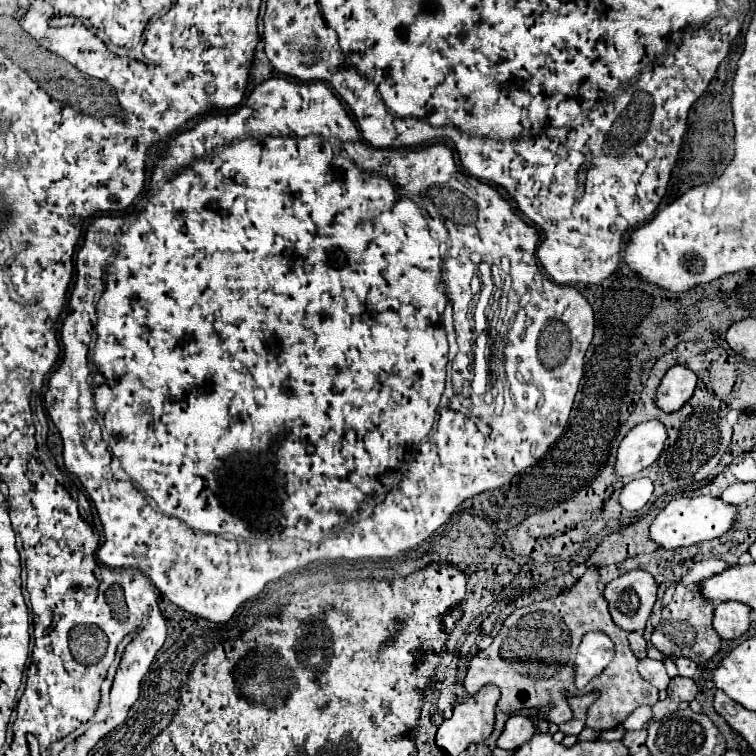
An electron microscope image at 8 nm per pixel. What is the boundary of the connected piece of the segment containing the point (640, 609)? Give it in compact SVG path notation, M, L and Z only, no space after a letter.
M630 570L614 578L606 590L612 620L626 632L644 630L656 602L656 580L646 570Z

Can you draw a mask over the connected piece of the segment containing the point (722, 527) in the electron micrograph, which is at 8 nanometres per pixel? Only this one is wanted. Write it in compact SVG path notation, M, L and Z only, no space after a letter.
M712 496L676 498L670 504L666 504L662 512L654 518L650 526L650 538L666 550L700 544L704 540L718 538L726 530L730 530L734 524L734 516L736 516L736 508L730 504L724 504L720 498L712 498Z

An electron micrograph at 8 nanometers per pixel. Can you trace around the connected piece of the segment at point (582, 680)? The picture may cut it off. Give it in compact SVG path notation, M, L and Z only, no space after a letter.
M588 632L582 638L574 666L576 666L576 686L584 688L596 674L600 674L612 660L614 646L612 640L602 632Z

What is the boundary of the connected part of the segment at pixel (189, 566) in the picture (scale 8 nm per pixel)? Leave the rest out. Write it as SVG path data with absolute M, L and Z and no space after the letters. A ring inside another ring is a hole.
M270 78L270 80L266 80L266 82L262 82L262 84L258 84L258 86L256 86L256 88L254 88L254 90L252 90L252 94L250 94L250 96L248 96L248 100L246 100L246 102L252 102L252 104L246 104L246 106L242 106L242 108L238 108L238 110L236 110L236 112L230 112L230 113L229 113L229 114L226 114L226 115L224 115L224 114L222 114L222 113L211 113L211 114L209 114L209 116L208 116L208 115L203 115L203 116L201 116L201 120L200 120L200 118L199 118L199 120L198 120L198 123L197 123L197 125L196 125L196 126L195 126L195 127L194 127L194 128L193 128L193 129L191 129L191 130L189 130L189 131L190 131L190 133L188 133L188 134L187 134L187 135L186 135L186 132L184 132L184 134L178 134L178 138L176 138L176 140L174 140L174 141L173 141L173 142L172 142L172 140L168 140L168 142L166 142L166 148L168 148L168 150L166 150L166 152L168 152L168 158L162 158L162 160L160 160L160 162L158 162L158 164L156 164L156 170L154 170L154 171L153 171L153 176L152 176L152 178L151 178L151 183L150 183L150 188L151 188L151 189L150 189L150 190L152 190L152 194L150 194L150 196L148 196L148 200L146 200L146 202L144 202L144 208L142 208L142 210L140 210L140 214L138 214L138 216L136 216L136 218L134 218L134 222L132 222L132 224L130 224L130 226L128 226L128 230L124 230L124 238L120 238L120 234L122 234L122 226L124 226L124 220L122 220L122 218L118 218L118 216L98 216L98 218L94 218L94 222L92 222L92 224L90 224L90 226L88 226L88 230L86 230L86 236L84 236L84 244L82 244L82 248L80 248L80 252L78 252L78 256L76 256L76 272L78 272L78 276L76 276L76 284L74 284L74 290L72 290L72 296L70 296L70 302L68 302L68 306L70 306L70 308L68 308L68 316L66 316L66 318L64 318L64 324L62 324L62 332L60 332L60 334L62 334L62 342L64 342L64 358L62 358L62 364L60 364L60 368L58 368L58 370L56 370L56 372L54 372L54 374L52 374L52 378L50 378L50 382L48 382L48 390L46 390L46 394L44 394L44 406L46 406L46 412L48 412L48 416L50 416L50 418L52 418L52 422L54 422L54 424L56 424L56 428L58 428L58 432L60 432L60 436L62 436L62 442L64 442L64 464L66 464L66 468L68 468L68 470L70 470L70 472L72 472L72 474L76 474L76 476L78 476L78 478L80 478L80 482L82 482L82 484L84 484L84 488L86 488L86 492L88 492L88 494L90 494L90 498L92 498L92 502L94 502L94 506L96 506L96 510L98 510L98 516L100 516L100 520L102 520L102 526L104 526L104 536L106 536L106 540L104 540L104 544L102 544L102 546L100 546L100 548L98 548L98 552L96 552L96 554L98 554L98 560L100 560L100 562L102 562L102 564L104 564L104 566L110 566L110 568L138 568L138 570L142 570L142 572L144 572L144 576L146 576L146 578L150 578L150 582L152 582L152 584L154 584L154 586L156 586L156 588L158 588L158 590L160 590L160 594L162 594L162 596L164 596L164 598L168 598L168 600L170 600L170 602L172 602L172 604L176 604L176 606L178 606L178 608L182 608L182 610L186 610L186 612L188 612L188 614L192 614L192 616L198 616L198 618L204 618L204 620L210 620L210 622L228 622L228 620L230 620L230 618L232 618L232 614L234 614L234 612L236 612L236 608L238 608L238 606L240 606L240 604L242 604L242 602L246 602L246 600L250 600L250 598L254 598L254 596L256 596L256 594L260 594L260 592L262 592L262 588L264 588L264 586L266 586L266 584L268 584L268 582L272 582L272 580L278 580L278 578L280 578L280 576L282 576L282 574L286 574L286 572L290 572L290 570L310 570L310 572L312 572L312 570L318 570L318 566L320 566L320 564L326 564L326 562L378 562L378 560L390 560L390 558L392 558L392 556L396 556L396 554L398 554L398 552L404 552L404 550L408 550L408 548L414 548L414 546L418 546L418 544L420 544L420 542L424 542L424 540L426 540L426 538L428 538L428 536L432 536L432 534L434 534L434 532L436 532L436 530L438 530L438 528L440 528L440 526L442 526L442 524L444 524L444 522L446 522L446 520L448 520L448 518L450 518L450 516L452 516L452 512L454 512L454 510L456 510L456 508L458 508L458 506L460 506L460 504L462 504L462 502L464 502L464 500L468 500L468 498L474 498L474 496L478 496L478 494L482 494L482 492L486 492L486 490L496 490L496 488L502 488L502 486L506 486L506 484L510 484L510 480L512 480L512 478L514 478L514 476L516 476L516 474L518 474L518 472L522 472L522 470L526 470L526 466L528 466L528 468L530 468L530 466L532 466L532 462L536 462L536 458L542 458L542 456L544 456L544 452L546 452L546 450L548 450L548 448L550 448L550 446L552 446L552 444L554 444L554 442L556 442L556 440L558 440L558 436L560 436L560 434L562 434L562 432L564 432L564 428L566 428L566 424L568 424L568 418L570 418L570 412L572 412L572 406L574 406L574 398L576 398L576 392L578 392L578 386L580 386L580 380L582 380L582 368L584 368L584 354L586 354L586 348L588 348L588 346L590 346L590 340L592 340L592 332L594 332L594 312L592 312L592 308L590 308L590 304L588 304L588 302L586 302L586 298L584 298L584 296L582 296L582 294L580 294L580 292L578 292L578 290L576 290L576 288L572 288L572 286L570 286L570 288L568 288L568 286L558 286L558 284L556 284L556 282L550 282L550 280L544 280L544 282L542 282L542 278L540 278L540 280L538 280L538 282L534 282L534 278L536 278L536 274L538 274L538 264L536 264L536 254L534 254L534 252L536 252L536 242L538 242L538 236L536 236L536 234L538 234L538 232L536 232L536 230L534 230L534 228L530 228L530 226L528 226L528 224L526 224L526 222L524 222L524 220L522 220L522 218L520 218L520 216L516 216L516 214L514 214L514 212L512 212L512 208L510 208L510 204L508 204L508 202L506 202L506 200L504 200L504 198L502 198L502 196L500 196L500 194L498 194L498 192L496 192L496 190L494 190L494 188L492 188L492 186L488 186L488 184L484 184L484 182L480 182L480 180L476 180L476 182L474 182L474 178L472 178L472 176L466 176L466 174L462 174L462 172L458 172L458 168L456 168L456 164L454 164L454 158L452 158L452 156L454 156L454 154L452 154L452 150L450 150L450 148L448 148L448 146L446 146L446 144L434 144L434 146L426 146L426 148L420 148L420 150L418 150L418 152L412 152L412 150L376 150L376 148L370 148L370 146L368 146L368 144L364 144L364 142L362 142L362 140L360 140L360 134L358 134L358 128L356 128L356 126L354 126L354 122L352 122L352 118L350 118L350 116L348 116L348 112L346 112L346 110L344 110L344 106L342 106L342 102L340 102L340 100L338 100L338 98L336 98L336 96L334 96L334 92L330 92L330 88L328 88L328 86L326 86L326 84L322 84L322 82L316 82L316 84L302 84L302 86L300 86L300 84L298 84L298 82L290 82L290 80L286 80L286 78ZM292 90L296 90L296 112L292 112L292 102L288 102L288 100L292 100ZM294 132L296 132L296 136L298 136L298 138L268 138L268 136L288 136L288 134L294 134ZM448 256L450 256L450 258L458 258L458 256L460 256L460 262L456 262L456 266L460 266L460 270L476 270L476 268L478 268L478 265L479 265L479 263L480 263L480 262L481 262L481 261L482 261L482 262L491 262L491 263L490 263L490 276L492 276L492 272L491 272L491 268L492 268L492 266L491 266L491 265L494 265L494 264L495 264L495 265L496 265L496 276L497 276L497 279L496 279L496 281L494 281L494 280L493 280L493 279L492 279L492 288L493 288L493 291L492 291L492 296L491 296L491 298L494 298L494 296L496 296L496 294L497 294L497 293L498 293L498 292L499 292L499 291L497 291L497 289L498 289L498 288L502 288L502 284L504 284L504 298L508 298L508 306L504 306L504 314L508 314L508 342L504 342L504 378L508 378L508 388L506 388L506 390L504 390L504 394L500 394L500 402L496 402L496 386L492 386L492 375L491 375L491 371L490 371L490 368L488 368L488 366L490 366L490 362L478 362L478 360L477 360L477 361L476 361L476 362L475 362L475 363L474 363L474 366L473 366L473 369L472 369L472 368L471 368L471 366L472 366L472 364L473 364L473 356L472 356L472 354L471 354L471 353L472 353L472 352L473 352L473 351L472 351L472 348L473 348L473 345L472 345L472 344L470 344L470 342L468 342L468 338L470 338L470 330L471 330L471 329L472 329L472 321L471 321L471 319L470 319L470 316L468 316L468 315L469 315L469 314L470 314L470 313L471 313L471 312L470 312L470 310L473 310L473 309L474 309L474 307L475 307L475 302L472 302L472 304L470 304L470 298L460 298L460 290L456 290L456 282L452 282L452 294L448 294L448 284L446 284L446 282L444 282L444 274L442 274L442 276L440 276L440 268L442 268L442 266L444 266L444 260L446 260L446 258L448 258ZM505 256L506 256L506 257L507 257L507 258L508 258L508 259L509 259L509 258L510 258L510 263L509 263L509 260L508 260L508 262L506 262L506 261L505 261L505 263L504 263L504 261L503 261L503 260L502 260L502 259L503 259L503 258L504 258L504 257L505 257ZM442 280L443 280L443 283L444 283L444 285L445 285L445 289L446 289L446 295L447 295L447 298L448 298L448 299L449 299L449 300L450 300L450 302L451 302L451 303L452 303L452 307L453 307L453 313L454 313L454 325L455 325L455 332L456 332L456 340L457 340L457 344L458 344L458 346L459 346L459 352L458 352L458 354L457 354L457 355L456 355L456 357L455 357L455 359L454 359L454 361L453 361L453 363L452 363L452 369L453 369L453 373L469 373L469 374L472 374L472 373L473 373L473 372L474 372L474 379L473 379L473 380L472 380L472 382L471 382L471 383L470 383L470 387L471 387L471 390L472 390L472 392L473 392L473 393L475 393L475 394L477 394L477 395L485 395L485 398L486 398L486 399L487 399L487 404L486 404L486 403L484 403L484 404L469 404L469 414L462 414L462 412L450 412L450 410L448 410L448 408L446 408L446 417L445 417L445 415L443 415L443 414L442 414L442 415L441 415L441 414L439 414L439 413L438 413L438 409L439 409L439 407L440 407L440 405L441 405L441 398L442 398L442 392L444 392L444 378L446 378L446 362L448 362L448 342L446 342L446 332L444 332L444 326L442 326L442 312L444 312L444 304L446 304L446 296L444 296L444 286L442 286ZM512 290L522 290L522 294L526 294L526 298L528 298L528 300L526 300L526 302L524 302L524 298L522 298L522 302L520 302L520 300L518 300L518 296L514 296L514 294L512 294Z

